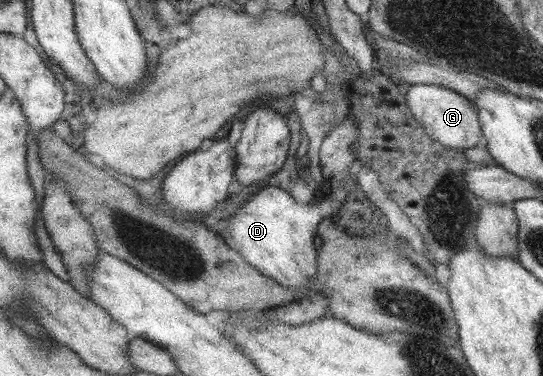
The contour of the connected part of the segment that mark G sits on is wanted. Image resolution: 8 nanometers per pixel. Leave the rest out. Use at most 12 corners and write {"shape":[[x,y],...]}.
{"shape":[[412,84],[405,102],[448,149],[483,138],[474,103],[440,85]]}

